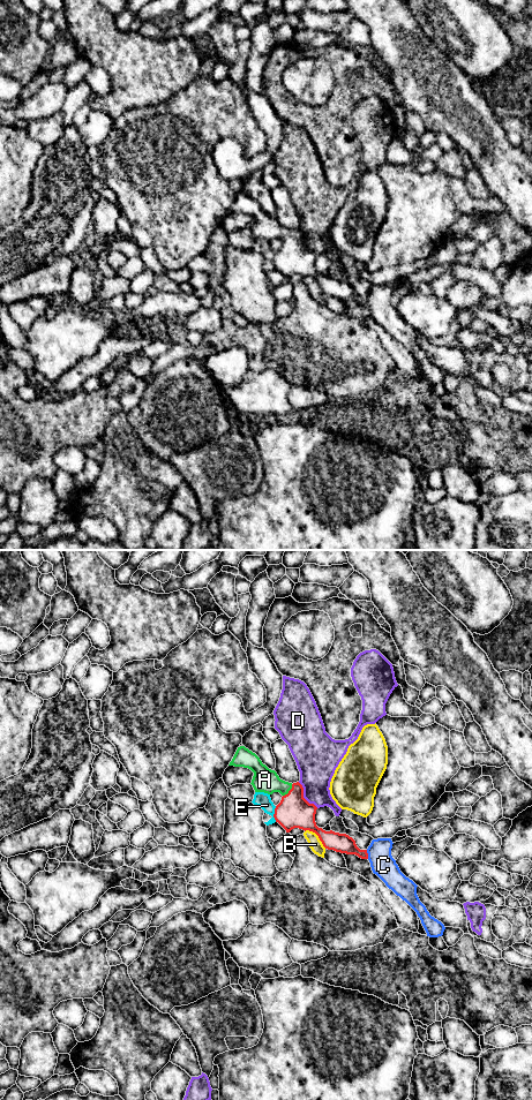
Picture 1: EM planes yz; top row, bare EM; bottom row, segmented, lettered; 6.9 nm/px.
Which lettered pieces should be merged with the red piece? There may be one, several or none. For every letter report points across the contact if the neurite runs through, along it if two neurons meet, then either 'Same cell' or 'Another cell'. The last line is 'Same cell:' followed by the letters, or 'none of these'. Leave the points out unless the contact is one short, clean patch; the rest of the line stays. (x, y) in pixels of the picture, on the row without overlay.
A: Path across: yz (293, 257), (289, 238), (264, 226). Same cell
B: Another cell
C: Boundary: yz (366, 296), (368, 304). Another cell
D: Another cell
E: Boundary: yz (276, 253), (275, 268). Another cell
Same cell: A

